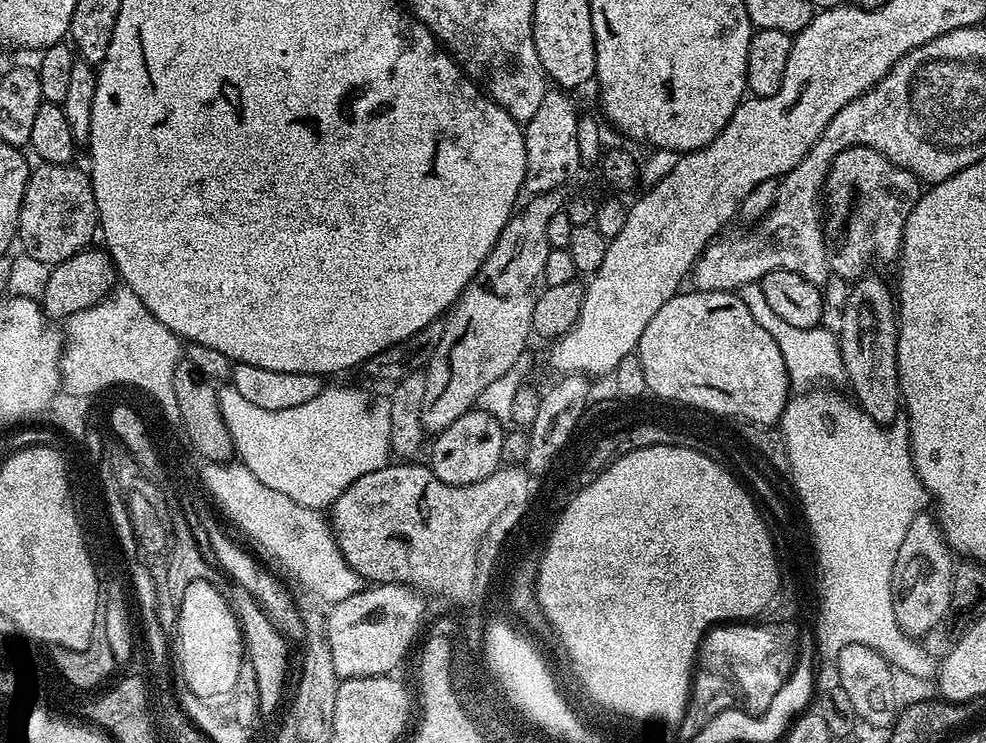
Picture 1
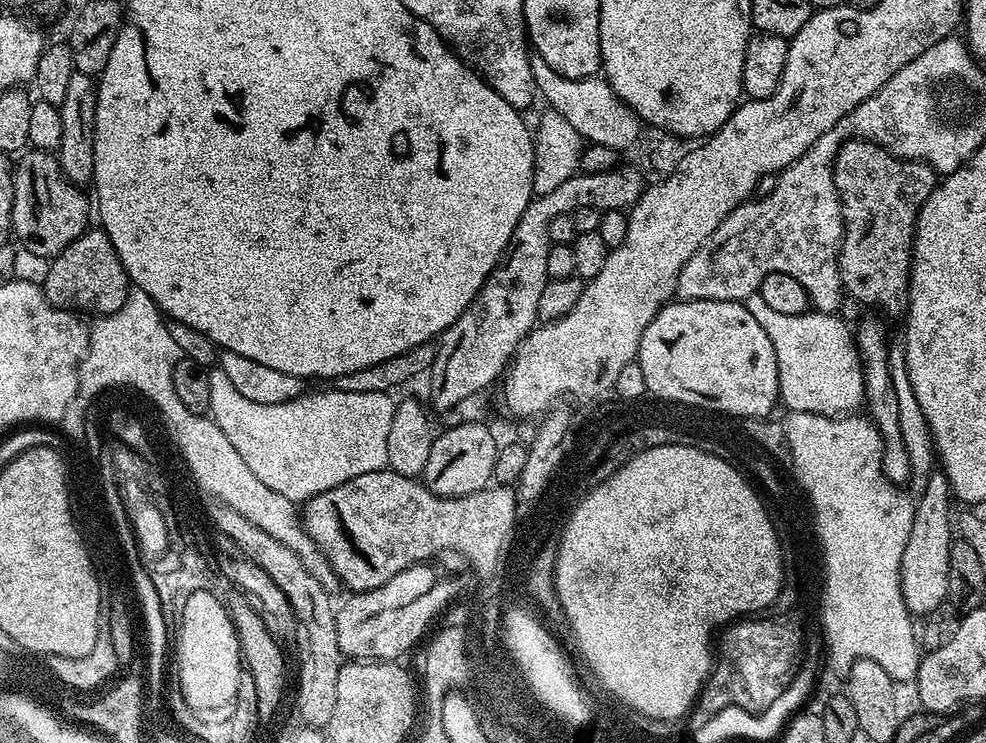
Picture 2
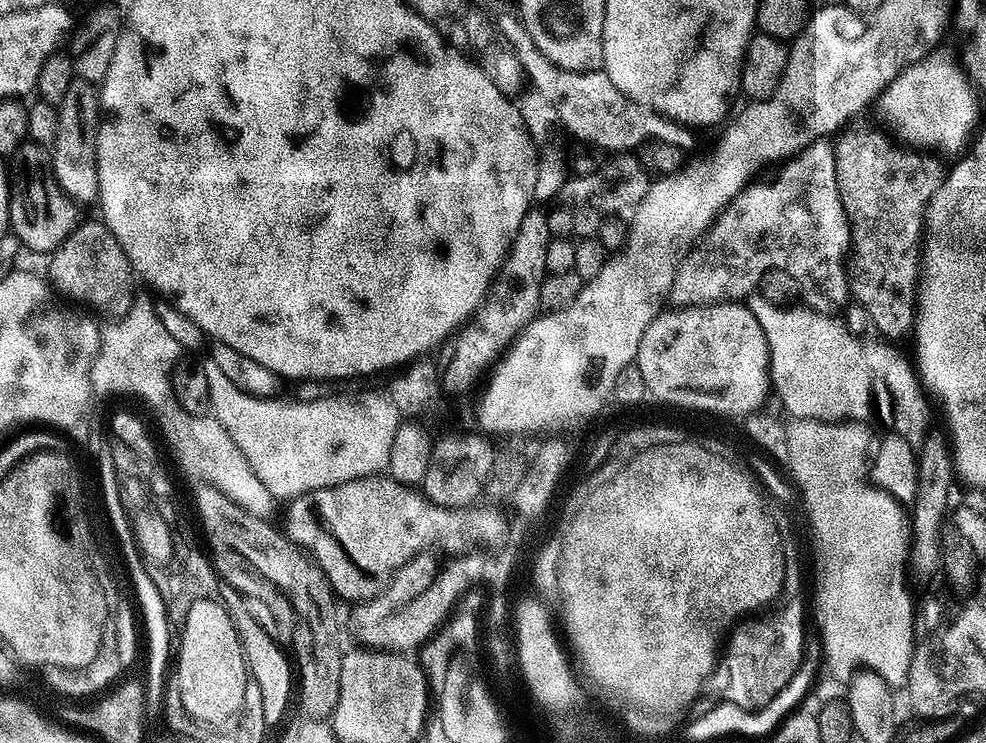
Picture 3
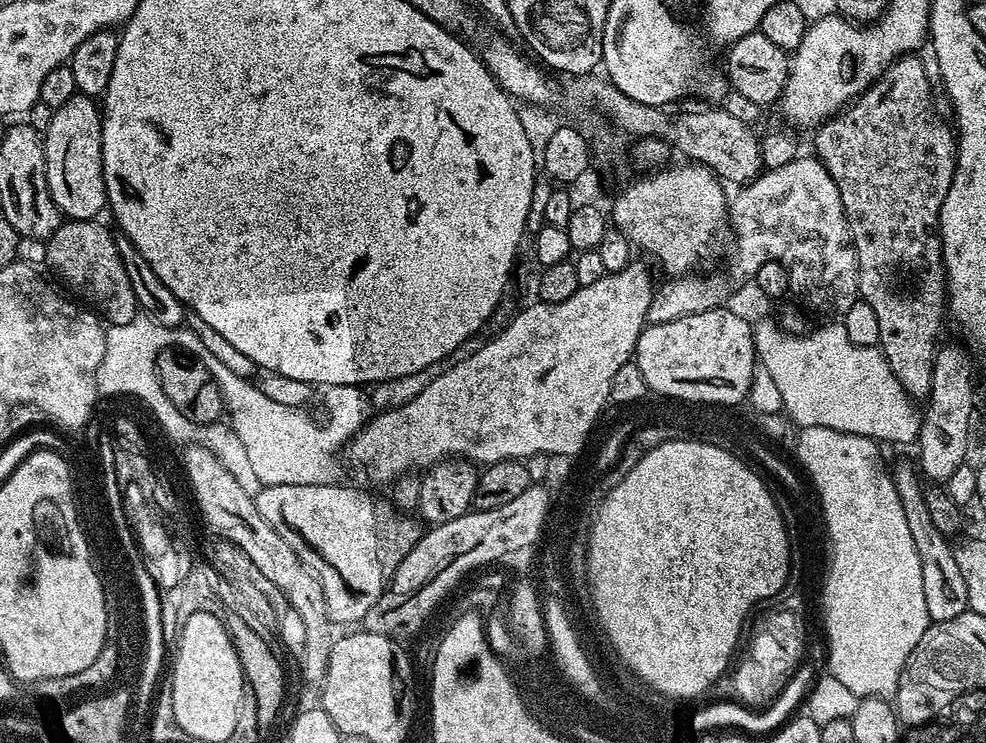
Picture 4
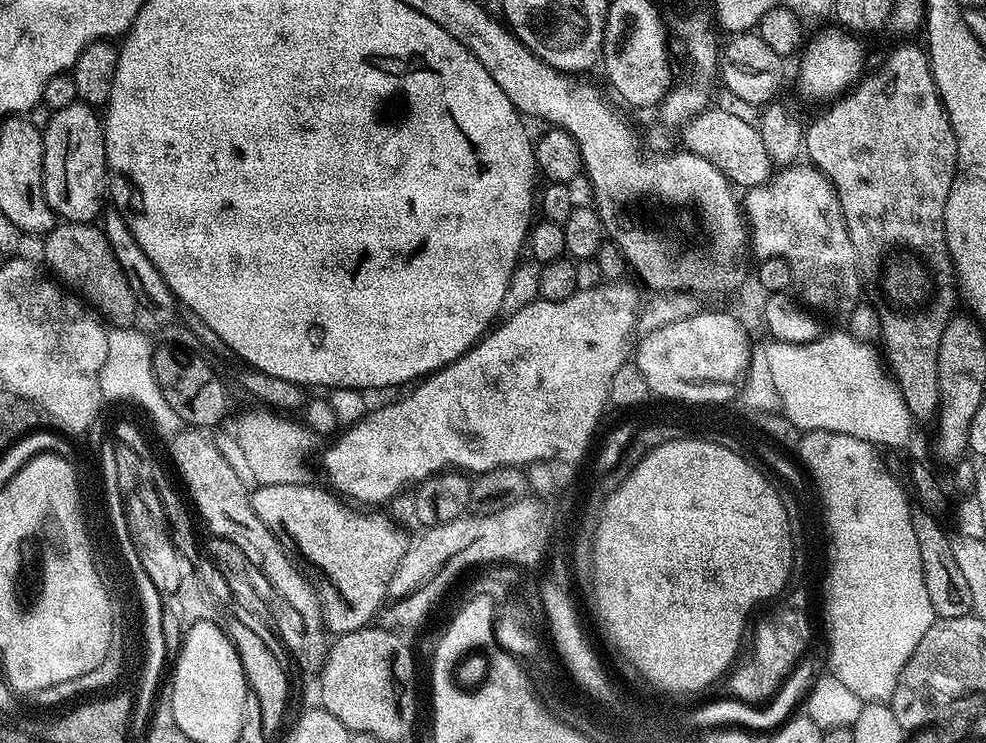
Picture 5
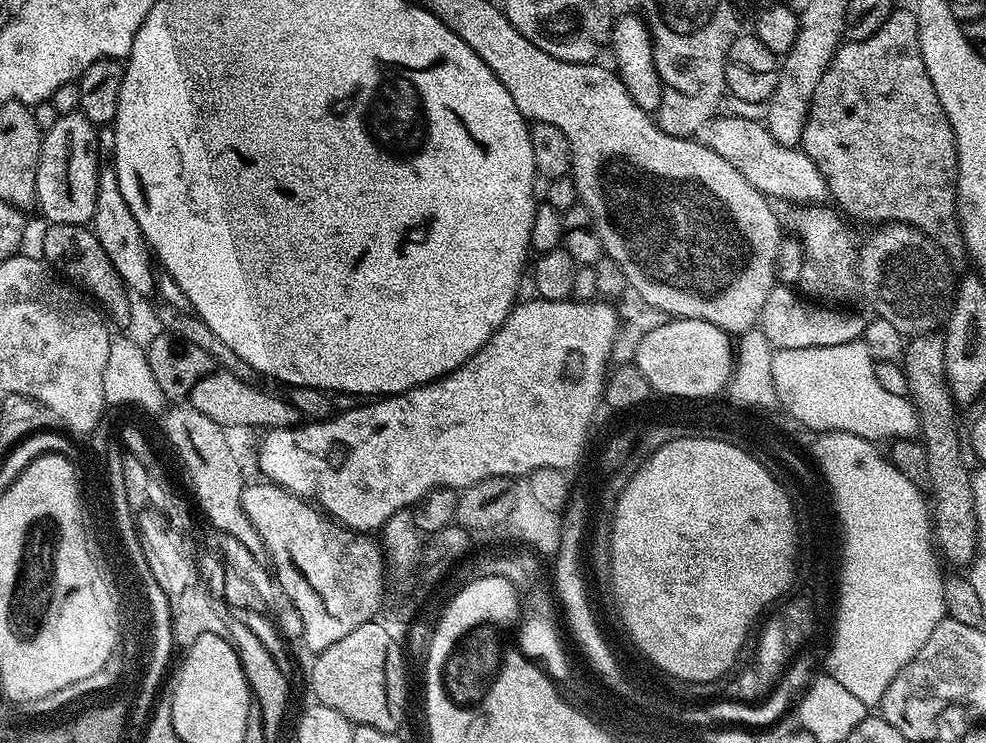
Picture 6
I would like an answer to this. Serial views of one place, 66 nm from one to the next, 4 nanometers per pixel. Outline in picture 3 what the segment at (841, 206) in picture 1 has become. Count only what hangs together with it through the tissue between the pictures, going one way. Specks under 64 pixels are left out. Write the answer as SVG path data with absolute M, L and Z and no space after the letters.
M851 128L841 131L834 140L836 181L852 228L850 296L864 307L865 314L872 319L873 326L885 341L897 342L907 332L909 335L913 331L916 322L918 285L922 275L922 237L926 232L928 204L942 186L946 164L939 160L939 155L912 146L901 146L884 132L875 132L872 128Z

